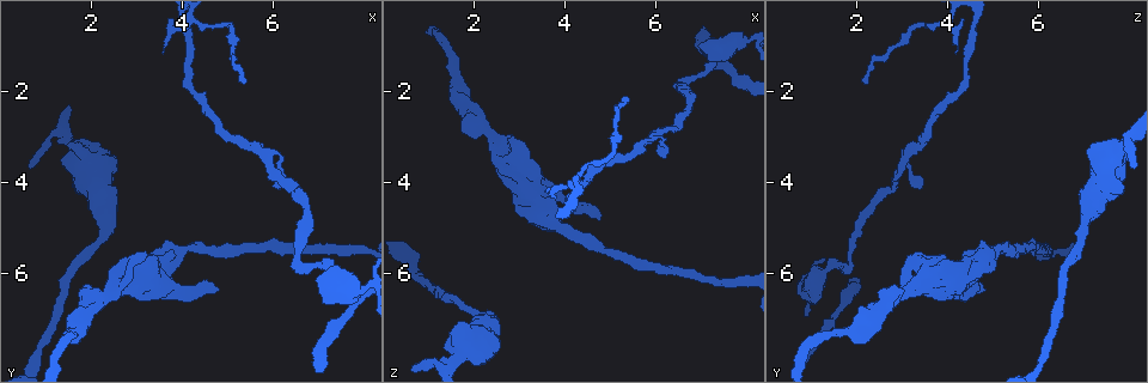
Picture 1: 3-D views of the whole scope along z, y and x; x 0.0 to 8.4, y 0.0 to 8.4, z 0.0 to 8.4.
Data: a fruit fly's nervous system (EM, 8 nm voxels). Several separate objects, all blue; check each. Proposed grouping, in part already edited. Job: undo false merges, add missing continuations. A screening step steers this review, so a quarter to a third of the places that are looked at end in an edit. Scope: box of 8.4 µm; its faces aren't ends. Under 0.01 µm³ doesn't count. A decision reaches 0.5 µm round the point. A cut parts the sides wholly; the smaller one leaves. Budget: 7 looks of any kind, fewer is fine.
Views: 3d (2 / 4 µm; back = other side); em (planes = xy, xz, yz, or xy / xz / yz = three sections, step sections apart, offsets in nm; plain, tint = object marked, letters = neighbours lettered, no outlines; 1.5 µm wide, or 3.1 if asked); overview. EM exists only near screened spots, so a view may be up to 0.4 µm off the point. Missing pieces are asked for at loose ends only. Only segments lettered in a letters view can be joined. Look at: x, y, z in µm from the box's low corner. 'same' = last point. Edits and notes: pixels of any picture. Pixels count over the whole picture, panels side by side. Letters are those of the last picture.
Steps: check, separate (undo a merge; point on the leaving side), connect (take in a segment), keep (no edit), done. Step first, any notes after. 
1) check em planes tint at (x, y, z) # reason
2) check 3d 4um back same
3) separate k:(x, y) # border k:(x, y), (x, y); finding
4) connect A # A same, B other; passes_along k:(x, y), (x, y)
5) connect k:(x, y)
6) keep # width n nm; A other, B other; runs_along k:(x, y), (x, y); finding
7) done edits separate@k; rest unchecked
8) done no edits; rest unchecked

check 3d 2um at (7.80, 6.35, 0.90) # sharp bend

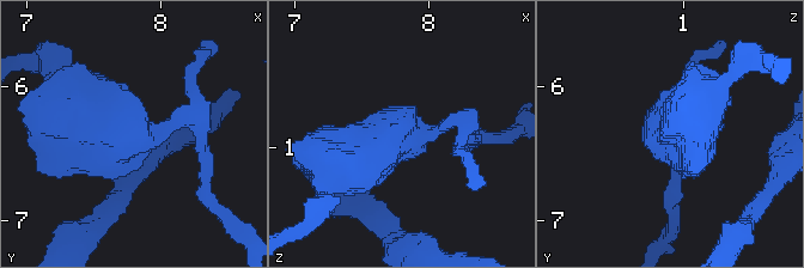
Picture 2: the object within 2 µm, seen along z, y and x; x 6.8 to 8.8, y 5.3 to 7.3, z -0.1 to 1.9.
check em planes letters at (7.86, 6.34, 0.88) # arms 3; need the tissue

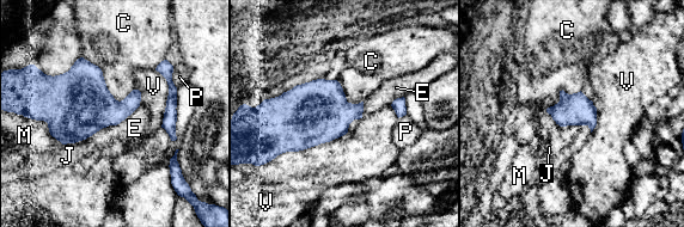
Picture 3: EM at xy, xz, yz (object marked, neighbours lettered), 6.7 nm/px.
keep # C other, E other, J other, M other, P other, V other; border 3:(81, 56), (116, 99), (133, 90); continuous, no second cell

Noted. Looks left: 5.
check 3d 2um at (5.95, 3.65, 3.00) # arms part here

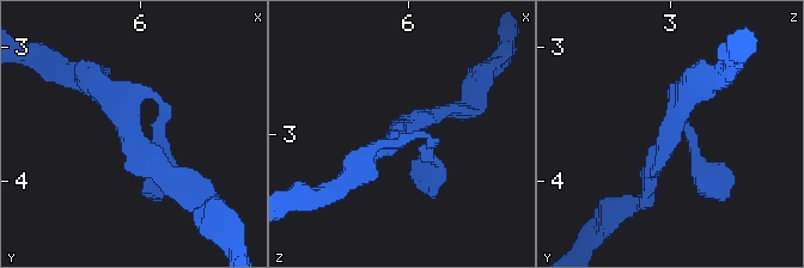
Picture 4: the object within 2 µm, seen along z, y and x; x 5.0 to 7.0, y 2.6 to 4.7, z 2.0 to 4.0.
check em xy step 4 letters at (5.94, 3.64, 2.98)

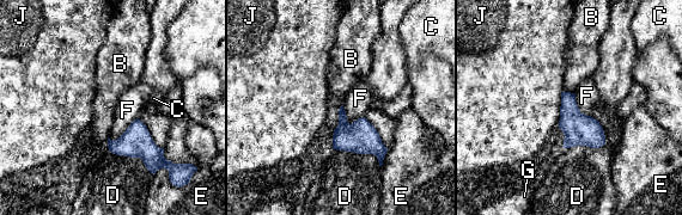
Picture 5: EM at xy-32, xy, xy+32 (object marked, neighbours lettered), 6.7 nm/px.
keep # B other, C other, D other, E other, F other, G other, J other; border 5:(342, 105), (349, 123), (363, 117); all the same cell

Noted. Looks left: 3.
check em planes letters at (1.60, 7.30, 1.90) # sudden change in width

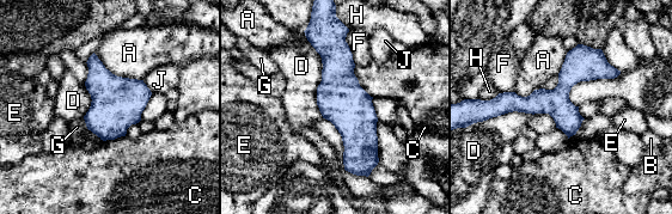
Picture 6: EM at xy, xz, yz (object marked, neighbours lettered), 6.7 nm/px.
keep # A other, B other, C other, D other, E other, F other, G other, H other, J other; runs_along 6:(329, 28), (353, 169); all the same cell

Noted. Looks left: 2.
done no edits; rest unchecked

